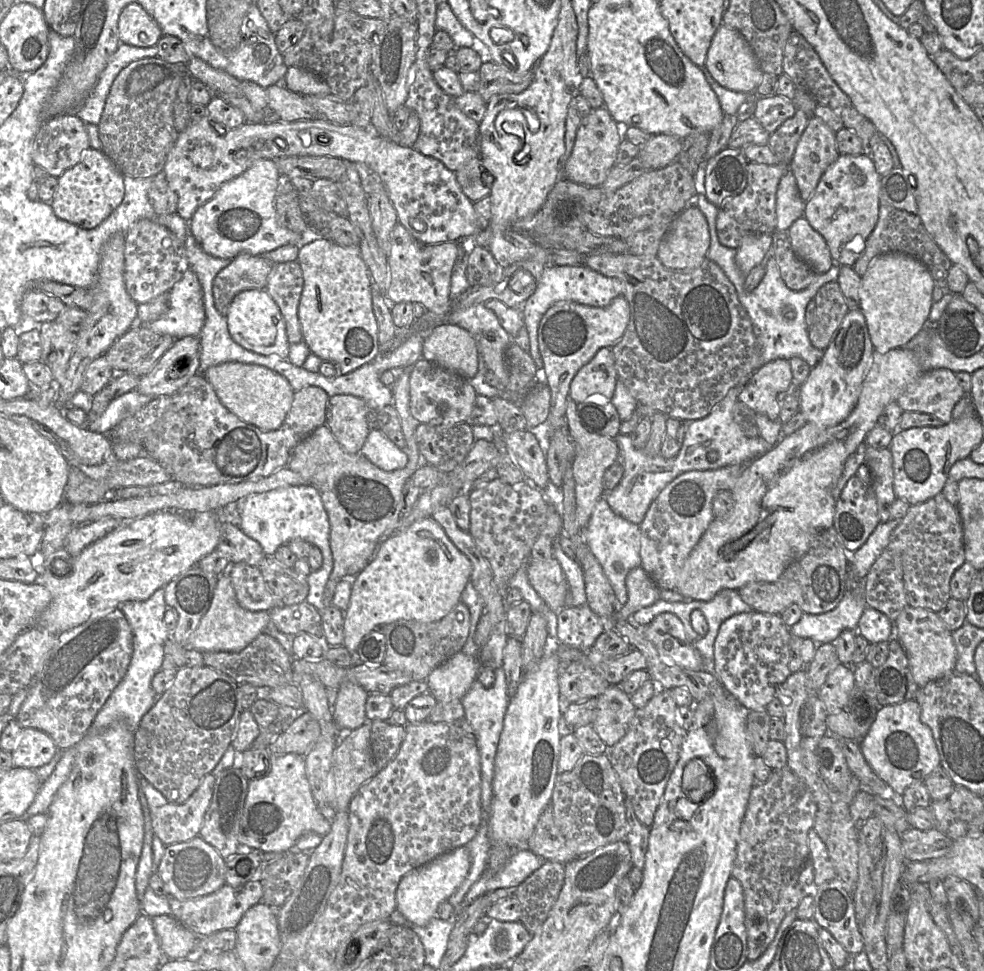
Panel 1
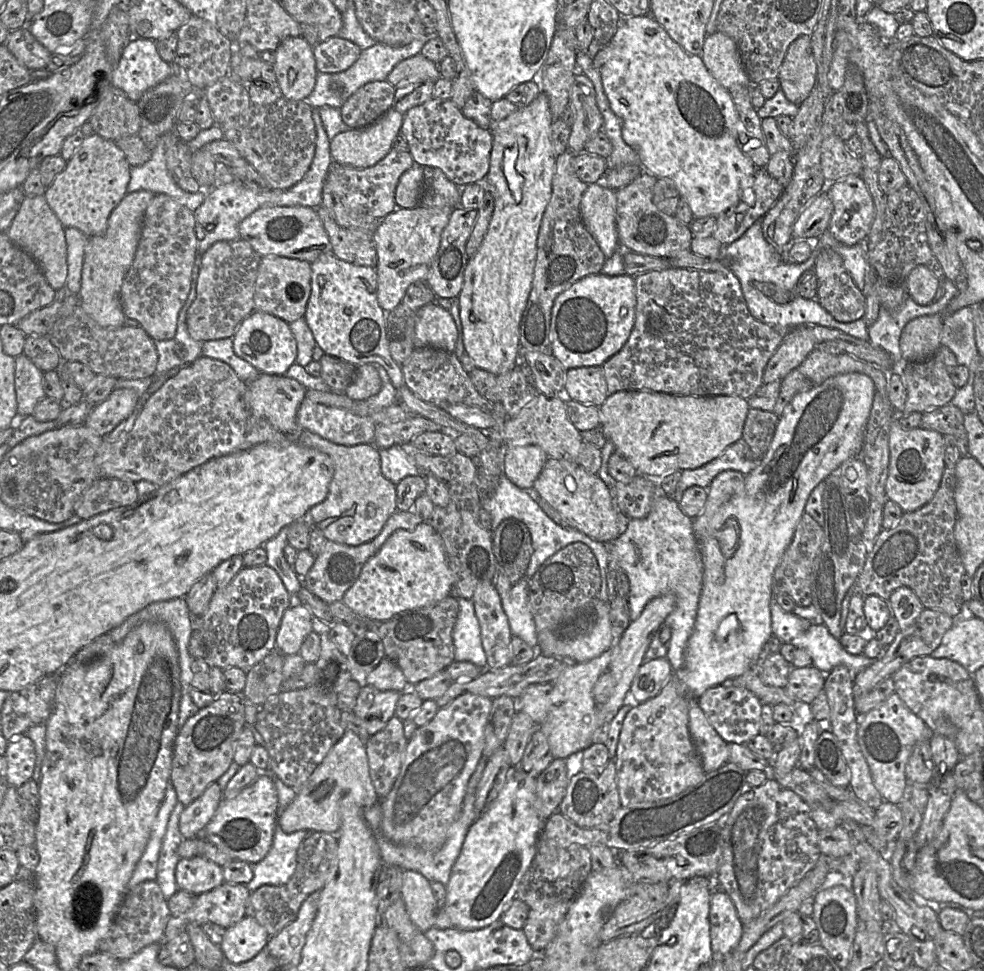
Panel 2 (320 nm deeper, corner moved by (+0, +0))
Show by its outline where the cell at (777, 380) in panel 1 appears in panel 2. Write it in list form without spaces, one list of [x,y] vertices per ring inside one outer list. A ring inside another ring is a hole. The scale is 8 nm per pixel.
[[[807,326],[791,329],[770,357],[762,377],[763,383],[782,380],[799,365],[817,346]]]

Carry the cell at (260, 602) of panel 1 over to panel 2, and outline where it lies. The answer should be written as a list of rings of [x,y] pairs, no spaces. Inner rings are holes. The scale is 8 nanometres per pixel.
[[[264,564],[243,567],[223,589],[217,589],[202,615],[205,661],[222,670],[237,667],[248,672],[276,649],[276,636],[285,611],[294,602],[277,572]]]

